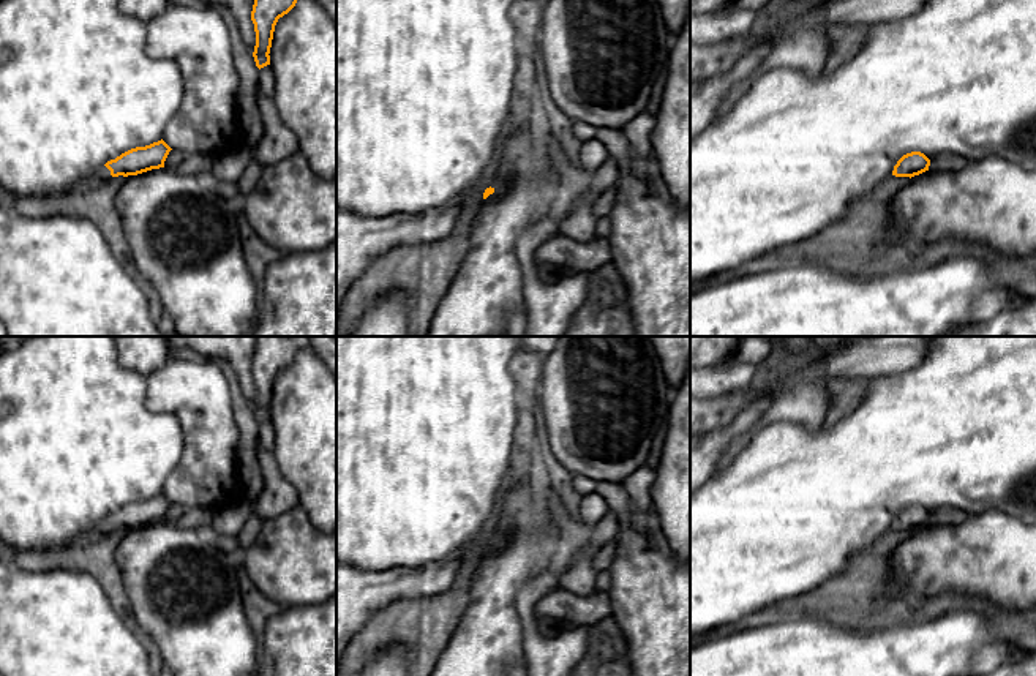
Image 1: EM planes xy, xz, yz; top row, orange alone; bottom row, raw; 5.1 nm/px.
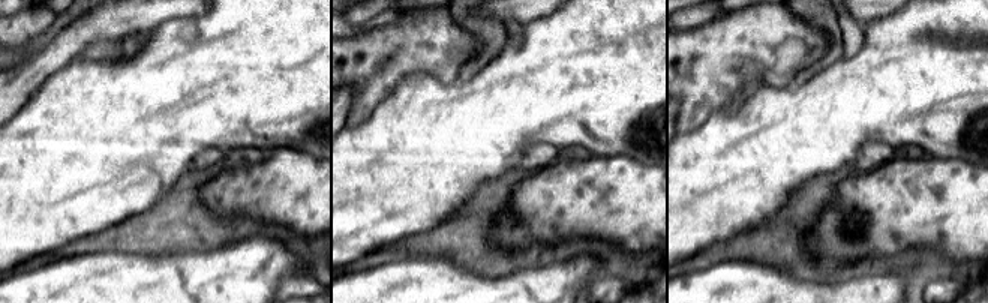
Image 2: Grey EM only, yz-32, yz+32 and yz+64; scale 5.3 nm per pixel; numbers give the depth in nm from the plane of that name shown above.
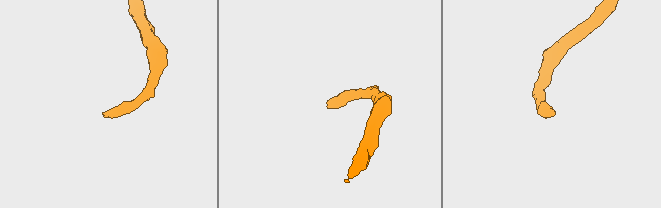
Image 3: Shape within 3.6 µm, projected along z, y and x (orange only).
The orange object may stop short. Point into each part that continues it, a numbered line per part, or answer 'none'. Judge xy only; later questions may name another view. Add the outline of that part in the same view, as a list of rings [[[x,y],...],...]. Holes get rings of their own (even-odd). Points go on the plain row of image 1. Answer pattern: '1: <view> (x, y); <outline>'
1: xy (101, 528); [[[106,520],[96,523],[96,526],[82,539],[82,542],[95,542],[101,535],[111,532],[111,524]]]

